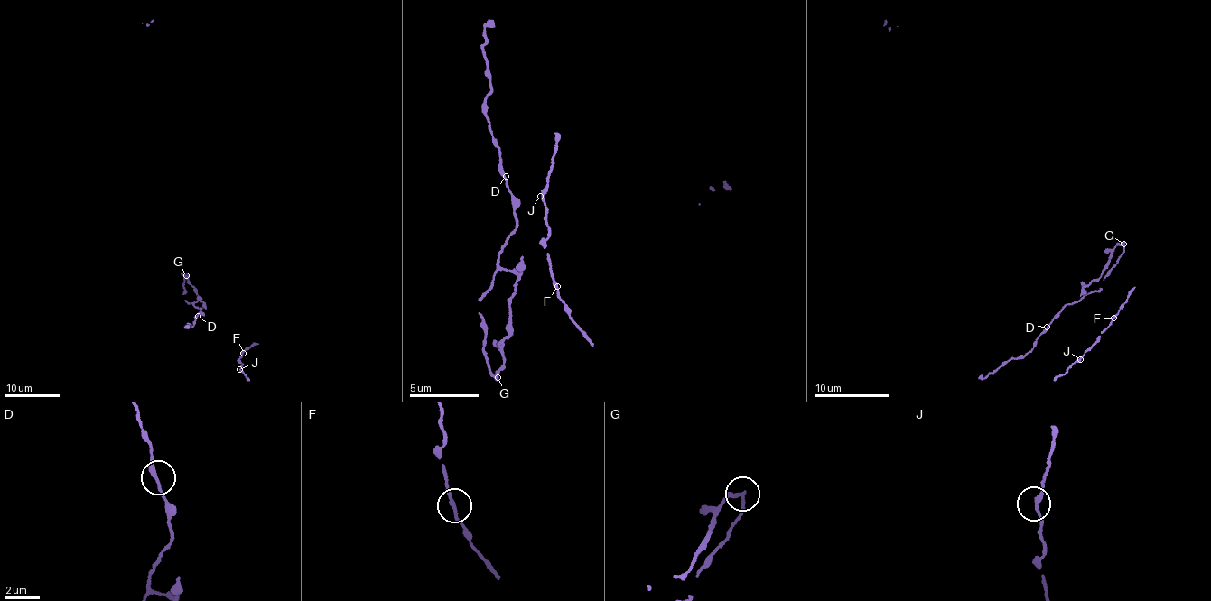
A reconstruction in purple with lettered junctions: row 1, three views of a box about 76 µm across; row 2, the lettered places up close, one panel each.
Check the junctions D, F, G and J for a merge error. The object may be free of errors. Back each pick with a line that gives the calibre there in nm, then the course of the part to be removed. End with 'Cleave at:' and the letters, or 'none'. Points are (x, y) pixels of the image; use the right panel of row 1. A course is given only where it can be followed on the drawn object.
G: Thickness 200 nm. Course of the part to remove: (1124, 244), (1113, 249), (1108, 268), (1084, 288), (1080, 296)
Cleave at: G

